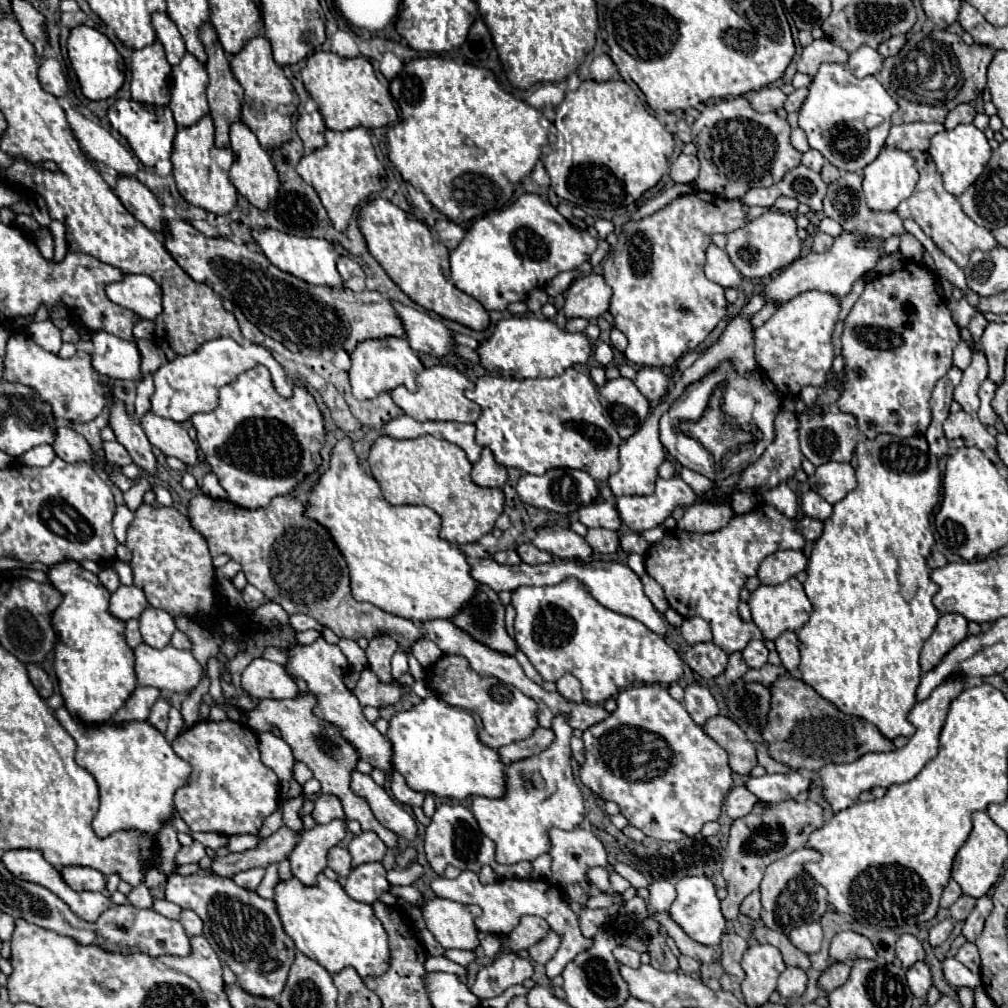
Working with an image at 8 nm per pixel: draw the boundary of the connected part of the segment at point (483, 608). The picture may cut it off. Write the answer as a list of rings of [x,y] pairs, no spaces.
[[[479,585],[473,599],[469,599],[451,621],[471,639],[483,643],[485,647],[503,653],[515,655],[517,645],[505,629],[505,605],[499,595],[493,593],[487,585]]]

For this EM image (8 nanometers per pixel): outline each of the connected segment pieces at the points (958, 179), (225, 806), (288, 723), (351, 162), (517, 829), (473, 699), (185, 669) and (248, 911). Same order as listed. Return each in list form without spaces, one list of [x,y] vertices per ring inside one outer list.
[[[957,125],[951,131],[943,131],[931,137],[931,147],[927,151],[931,155],[931,159],[937,165],[937,171],[943,177],[943,185],[945,189],[959,197],[969,185],[973,185],[973,181],[983,173],[989,157],[991,157],[991,147],[987,143],[987,137],[983,135],[981,129],[977,129],[975,125]]]
[[[197,721],[171,743],[193,771],[189,783],[175,793],[175,809],[191,831],[245,835],[261,829],[265,817],[279,807],[279,779],[259,759],[259,739],[237,721]]]
[[[309,693],[305,697],[295,697],[295,699],[261,699],[257,701],[257,709],[255,711],[247,711],[247,725],[255,731],[255,733],[263,733],[269,731],[273,725],[279,727],[281,731],[281,739],[293,749],[293,757],[297,761],[303,761],[313,777],[321,783],[321,793],[331,793],[335,795],[345,811],[347,819],[355,819],[361,823],[363,831],[375,831],[380,839],[389,849],[399,849],[397,843],[397,835],[389,829],[383,827],[371,813],[369,805],[365,805],[365,801],[361,801],[361,797],[353,797],[351,789],[349,789],[349,773],[355,769],[357,763],[357,751],[353,749],[353,745],[349,745],[339,729],[335,725],[329,725],[327,721],[321,721],[313,715],[313,705],[317,703],[317,699]]]
[[[355,127],[347,131],[327,131],[325,139],[325,147],[315,149],[311,155],[301,159],[301,163],[297,165],[297,173],[303,177],[305,183],[309,183],[317,191],[333,227],[337,231],[345,231],[353,209],[371,193],[383,191],[385,169],[377,161],[369,129]]]
[[[555,715],[551,729],[555,733],[555,741],[545,751],[505,767],[505,795],[501,799],[473,797],[471,811],[483,835],[497,845],[497,863],[513,865],[519,861],[533,861],[549,851],[549,837],[545,837],[549,827],[569,831],[583,821],[583,795],[575,785],[569,763],[569,739],[573,735],[573,729],[569,727],[569,715]]]
[[[441,655],[441,659],[431,667],[427,667],[425,673],[427,673],[427,685],[431,691],[435,691],[437,697],[441,697],[445,703],[453,707],[467,709],[481,717],[483,727],[479,731],[479,739],[487,747],[499,749],[513,741],[527,739],[537,729],[535,701],[531,697],[525,697],[517,687],[501,683],[497,677],[479,675],[477,671],[471,669],[469,661],[463,655]]]
[[[141,643],[135,649],[135,673],[139,685],[143,687],[155,687],[159,691],[173,691],[173,693],[189,693],[199,685],[201,677],[205,675],[205,669],[191,655],[191,651],[175,649],[173,645],[167,645],[163,649],[153,649]]]
[[[171,873],[167,877],[165,897],[201,917],[205,939],[217,957],[237,975],[237,983],[247,993],[277,997],[283,991],[289,967],[295,959],[295,943],[281,927],[275,901],[259,895],[247,895],[247,889],[233,883],[233,879],[213,873],[197,873],[187,877]]]

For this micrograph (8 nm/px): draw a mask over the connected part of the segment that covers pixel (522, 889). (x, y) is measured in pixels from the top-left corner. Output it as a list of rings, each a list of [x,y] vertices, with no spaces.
[[[461,871],[459,877],[455,879],[447,879],[447,877],[437,877],[431,881],[431,889],[435,891],[437,897],[443,899],[451,899],[457,903],[467,903],[467,905],[479,905],[483,909],[481,917],[475,919],[475,927],[483,933],[493,933],[493,935],[505,935],[509,933],[509,929],[513,929],[513,925],[517,925],[517,921],[523,915],[537,915],[543,917],[549,927],[555,933],[561,933],[563,941],[559,951],[547,961],[545,969],[547,969],[547,977],[551,981],[551,977],[561,975],[561,971],[565,969],[565,965],[569,961],[573,961],[573,957],[585,949],[589,949],[589,945],[593,943],[593,939],[585,939],[579,931],[579,919],[577,915],[563,903],[561,899],[561,889],[551,885],[549,881],[533,881],[533,879],[499,879],[491,885],[483,885],[477,879],[477,873],[473,871]]]

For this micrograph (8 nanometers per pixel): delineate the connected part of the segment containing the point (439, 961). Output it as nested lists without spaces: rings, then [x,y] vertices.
[[[428,956],[424,967],[427,972],[447,972],[457,976],[466,976],[467,969],[448,960],[444,956]]]

